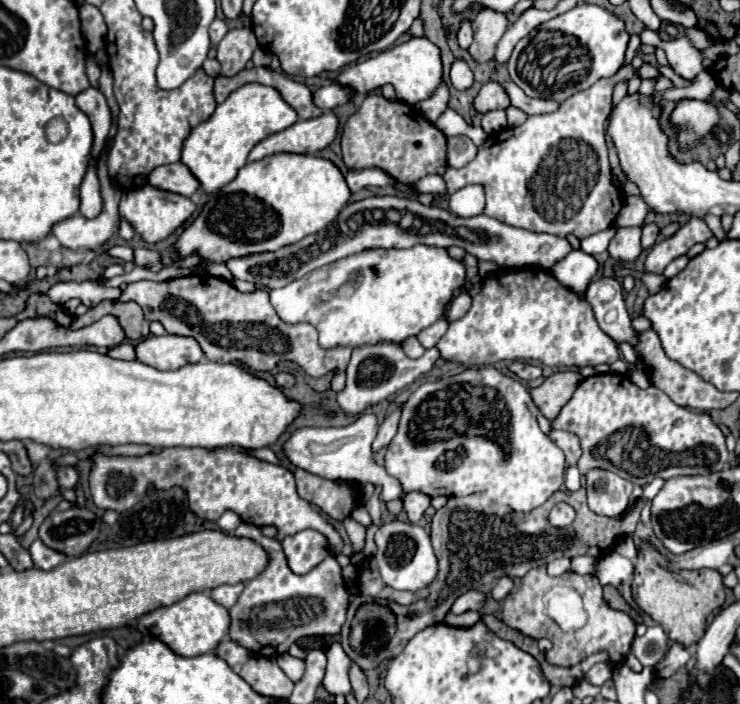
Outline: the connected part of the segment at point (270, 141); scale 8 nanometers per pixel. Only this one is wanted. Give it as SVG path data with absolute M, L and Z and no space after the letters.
M326 111L320 117L298 121L288 129L274 133L260 141L248 155L248 161L260 161L276 153L304 153L314 155L328 147L338 131L338 117L332 111Z

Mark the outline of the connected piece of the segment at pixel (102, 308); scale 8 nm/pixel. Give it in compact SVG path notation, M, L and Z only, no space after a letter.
M100 301L96 307L90 307L84 315L74 317L70 329L82 329L86 325L92 325L98 319L102 319L104 315L116 317L120 327L124 329L126 339L130 339L130 341L142 341L150 335L150 323L146 321L140 305L136 305L134 301L128 301L128 303Z

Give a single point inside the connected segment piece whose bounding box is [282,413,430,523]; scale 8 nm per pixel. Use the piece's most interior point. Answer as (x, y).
(341, 453)

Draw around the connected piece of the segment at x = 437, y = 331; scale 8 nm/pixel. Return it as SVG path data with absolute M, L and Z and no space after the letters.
M440 319L440 321L436 321L434 325L430 325L428 329L422 331L418 335L418 341L422 343L422 347L430 349L430 347L434 347L440 341L440 337L446 333L446 329L448 329L448 321L446 319Z

